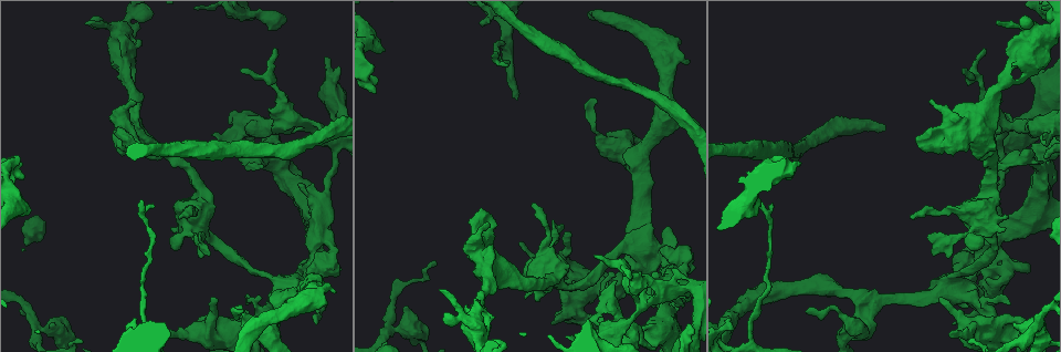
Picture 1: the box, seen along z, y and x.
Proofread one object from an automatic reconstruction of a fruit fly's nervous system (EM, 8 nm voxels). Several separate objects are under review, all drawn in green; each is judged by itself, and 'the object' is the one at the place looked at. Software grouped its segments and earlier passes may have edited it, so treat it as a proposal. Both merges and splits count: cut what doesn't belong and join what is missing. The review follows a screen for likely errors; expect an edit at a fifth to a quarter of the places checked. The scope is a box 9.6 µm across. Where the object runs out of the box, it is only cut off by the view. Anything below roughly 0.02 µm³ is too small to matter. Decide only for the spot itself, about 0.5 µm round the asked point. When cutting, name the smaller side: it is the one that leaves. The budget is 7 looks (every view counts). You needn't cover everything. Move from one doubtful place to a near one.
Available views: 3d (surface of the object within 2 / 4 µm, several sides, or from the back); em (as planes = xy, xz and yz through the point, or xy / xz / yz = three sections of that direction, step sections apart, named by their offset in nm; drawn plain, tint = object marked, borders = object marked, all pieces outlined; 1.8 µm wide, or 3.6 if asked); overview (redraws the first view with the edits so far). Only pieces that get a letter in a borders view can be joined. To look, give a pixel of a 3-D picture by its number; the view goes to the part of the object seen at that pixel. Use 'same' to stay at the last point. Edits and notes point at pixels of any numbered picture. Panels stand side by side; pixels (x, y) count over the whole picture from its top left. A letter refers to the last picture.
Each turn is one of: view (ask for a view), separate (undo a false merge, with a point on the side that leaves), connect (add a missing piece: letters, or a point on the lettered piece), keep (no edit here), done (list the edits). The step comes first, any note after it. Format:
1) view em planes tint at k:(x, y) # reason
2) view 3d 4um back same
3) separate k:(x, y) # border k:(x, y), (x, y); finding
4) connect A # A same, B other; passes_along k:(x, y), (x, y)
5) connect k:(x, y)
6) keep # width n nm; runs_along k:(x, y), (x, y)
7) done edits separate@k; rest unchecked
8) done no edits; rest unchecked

view em planes borders at 1:(275, 48) # free end

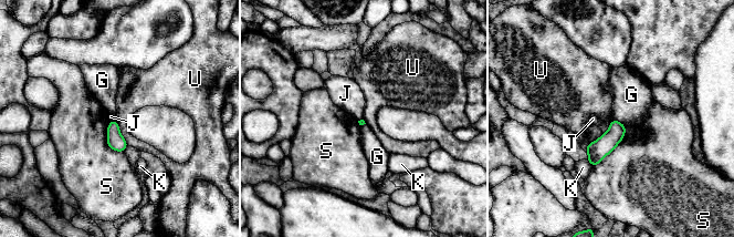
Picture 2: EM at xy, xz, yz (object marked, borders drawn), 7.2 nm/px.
keep # longest_contact U 280 nm; G other, J other, K other, S other, U other; no lettered piece goes on from it

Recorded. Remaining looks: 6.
view em planes tint at 1:(247, 311) # branch stops here

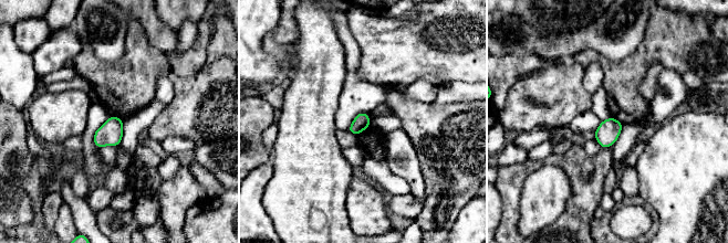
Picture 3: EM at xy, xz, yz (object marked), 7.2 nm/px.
view em planes borders same

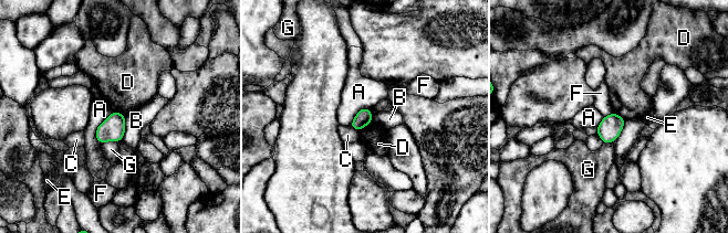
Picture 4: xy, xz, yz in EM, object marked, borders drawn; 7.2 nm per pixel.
keep # width 110 nm; A other, B other, C other, D other, E other, F other, G other; border 4:(612, 112), (604, 117); no lettered piece goes on from it

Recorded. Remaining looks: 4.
view 3d 4um at 1:(372, 69) # an open end

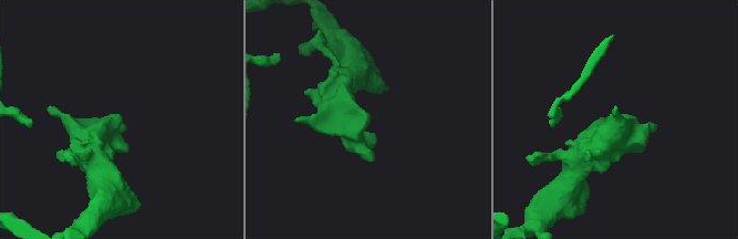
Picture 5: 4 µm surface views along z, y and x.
view em 3.6um planes borders at 5:(122, 117) # now the EM

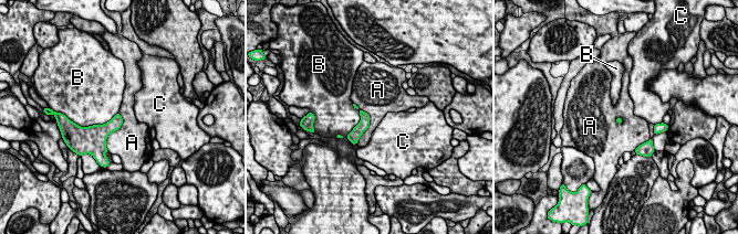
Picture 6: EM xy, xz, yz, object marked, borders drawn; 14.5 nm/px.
keep # A other, B other, C other; border 6:(353, 103), (368, 115), (355, 144); no lettered piece goes on from it

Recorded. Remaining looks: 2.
done no edits; rest unchecked

